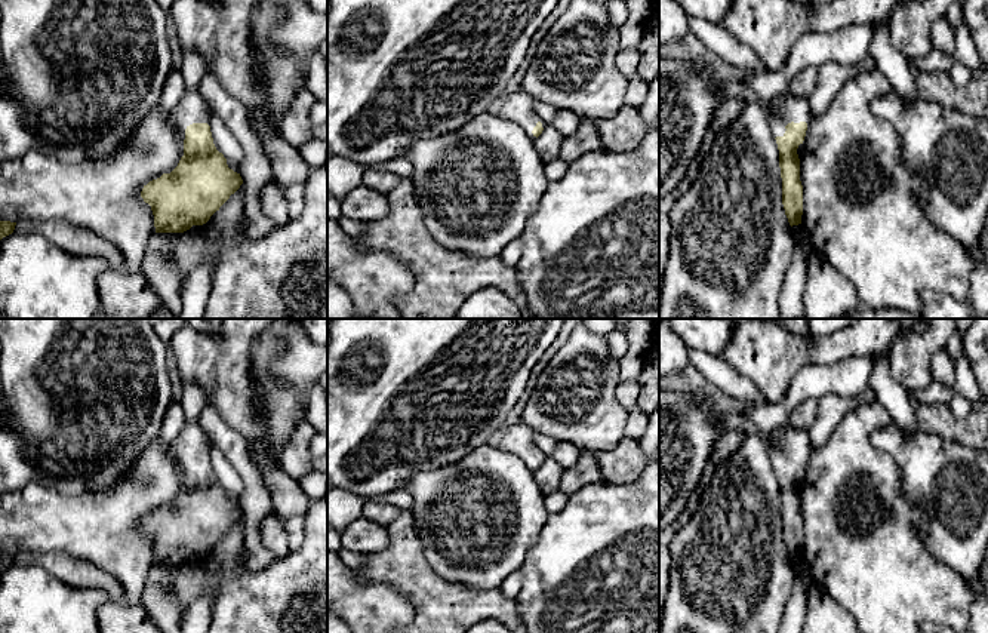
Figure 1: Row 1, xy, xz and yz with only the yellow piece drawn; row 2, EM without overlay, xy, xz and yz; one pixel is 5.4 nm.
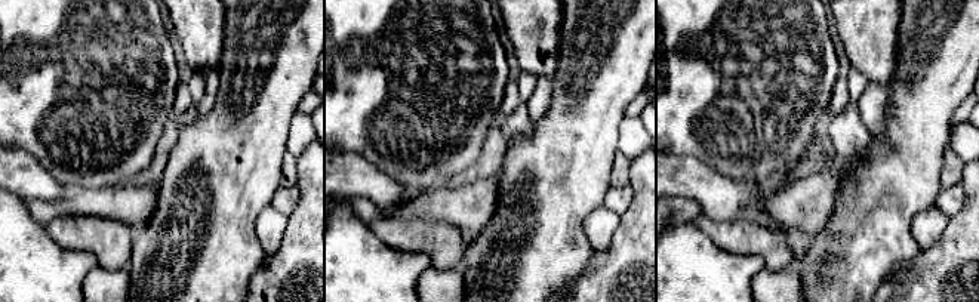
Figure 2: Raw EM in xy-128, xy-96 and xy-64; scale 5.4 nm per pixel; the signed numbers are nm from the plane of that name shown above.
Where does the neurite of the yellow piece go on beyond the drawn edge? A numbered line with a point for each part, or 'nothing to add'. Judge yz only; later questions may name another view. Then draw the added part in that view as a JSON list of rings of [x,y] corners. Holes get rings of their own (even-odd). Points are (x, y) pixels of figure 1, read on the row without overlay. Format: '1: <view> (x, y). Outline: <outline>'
1: yz (794, 441). Outline: [[[792,425],[785,427],[785,433],[779,442],[766,439],[766,448],[773,468],[784,468],[785,458],[791,454],[800,455],[806,454],[809,460],[810,454],[810,439],[809,430],[794,428]]]

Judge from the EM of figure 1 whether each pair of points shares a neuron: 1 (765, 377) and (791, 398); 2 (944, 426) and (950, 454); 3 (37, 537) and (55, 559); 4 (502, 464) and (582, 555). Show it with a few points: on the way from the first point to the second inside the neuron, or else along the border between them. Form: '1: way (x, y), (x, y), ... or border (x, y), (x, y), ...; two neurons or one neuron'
1: border (806, 365), (797, 372), (779, 400), (766, 403); two neurons
2: border (919, 427), (928, 433), (936, 433), (972, 448); two neurons
3: border (17, 553), (65, 552), (83, 561); two neurons
4: border (550, 515), (538, 538), (531, 546); two neurons

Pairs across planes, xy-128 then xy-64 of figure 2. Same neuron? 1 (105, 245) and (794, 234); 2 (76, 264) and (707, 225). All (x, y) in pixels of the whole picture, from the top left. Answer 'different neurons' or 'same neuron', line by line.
1: different neurons
2: different neurons

